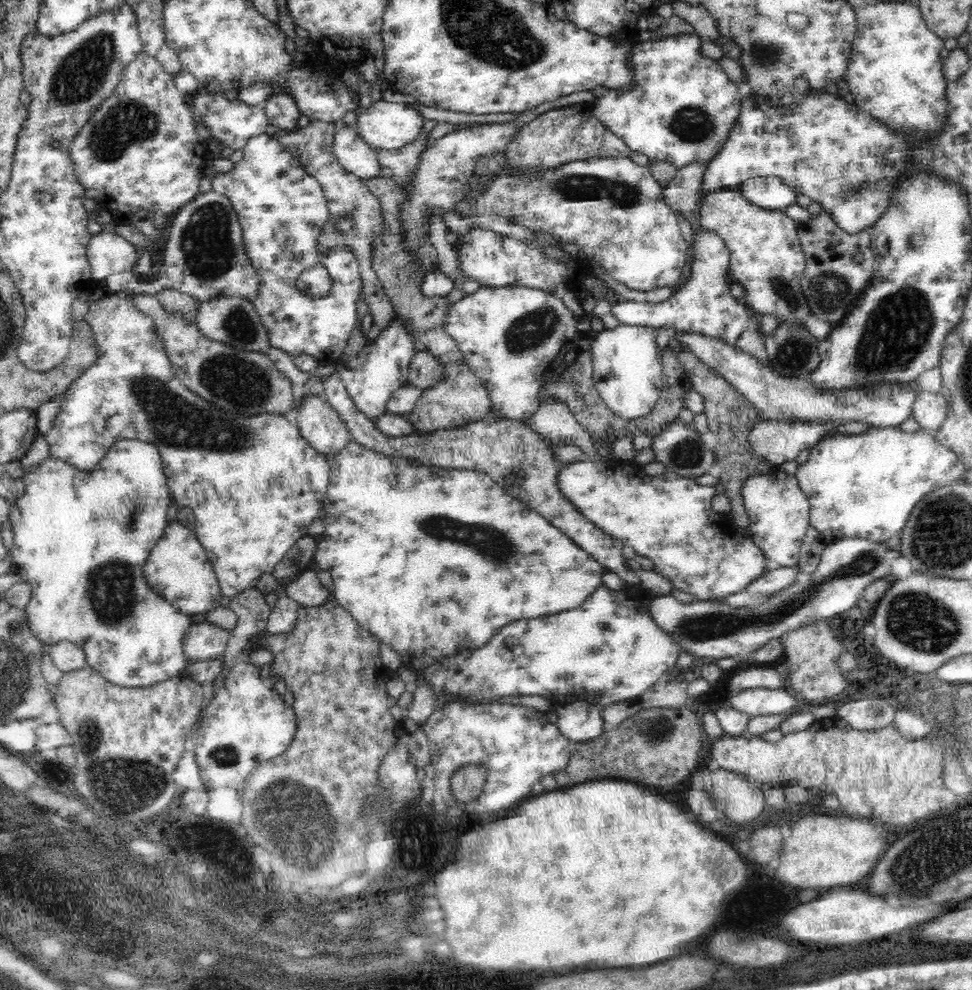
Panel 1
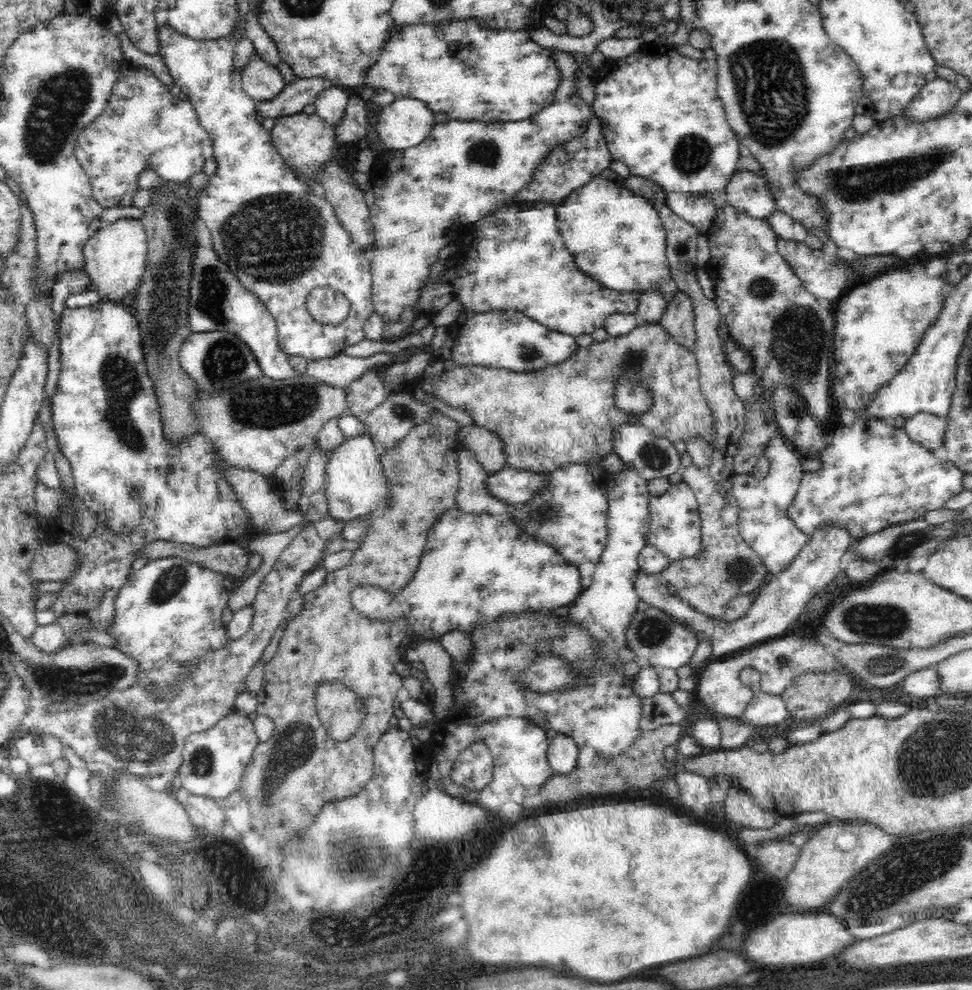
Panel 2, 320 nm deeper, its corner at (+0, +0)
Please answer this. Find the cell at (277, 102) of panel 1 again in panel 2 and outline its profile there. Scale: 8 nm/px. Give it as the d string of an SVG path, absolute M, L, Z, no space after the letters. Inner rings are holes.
M254 50L250 62L241 69L241 85L255 102L275 99L286 86L278 67L265 62Z

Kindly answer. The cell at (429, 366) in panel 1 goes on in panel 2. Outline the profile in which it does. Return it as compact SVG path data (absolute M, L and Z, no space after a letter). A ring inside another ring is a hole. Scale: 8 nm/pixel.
M638 323L634 330L626 333L624 336L609 336L603 341L593 341L587 347L579 347L576 352L570 356L570 358L563 360L562 362L537 370L536 372L512 372L504 368L488 368L482 366L474 366L472 364L457 364L457 361L444 360L442 358L436 359L432 364L428 364L424 368L424 372L420 374L420 377L415 381L418 385L422 386L423 391L434 394L437 398L441 398L446 404L449 404L452 408L460 408L470 415L470 418L474 420L474 425L480 428L485 428L494 434L497 434L501 438L501 442L504 445L504 454L506 454L506 464L508 467L516 469L526 469L532 472L552 472L557 468L565 467L569 464L599 464L600 459L606 454L613 452L613 436L616 434L616 430L622 423L628 423L634 421L638 425L644 425L652 431L652 434L656 437L666 438L673 443L683 440L685 443L688 440L692 440L694 436L701 436L708 444L712 442L711 434L711 409L710 405L706 402L706 399L702 396L702 389L700 388L700 375L698 370L698 363L696 355L690 349L683 347L676 342L676 339L672 335L666 332L666 329L660 325L660 323ZM618 376L628 376L629 380L642 380L644 381L645 388L649 388L651 396L653 396L653 403L650 406L650 410L642 416L635 416L634 418L624 411L620 411L614 403L614 386L615 381L618 380Z

